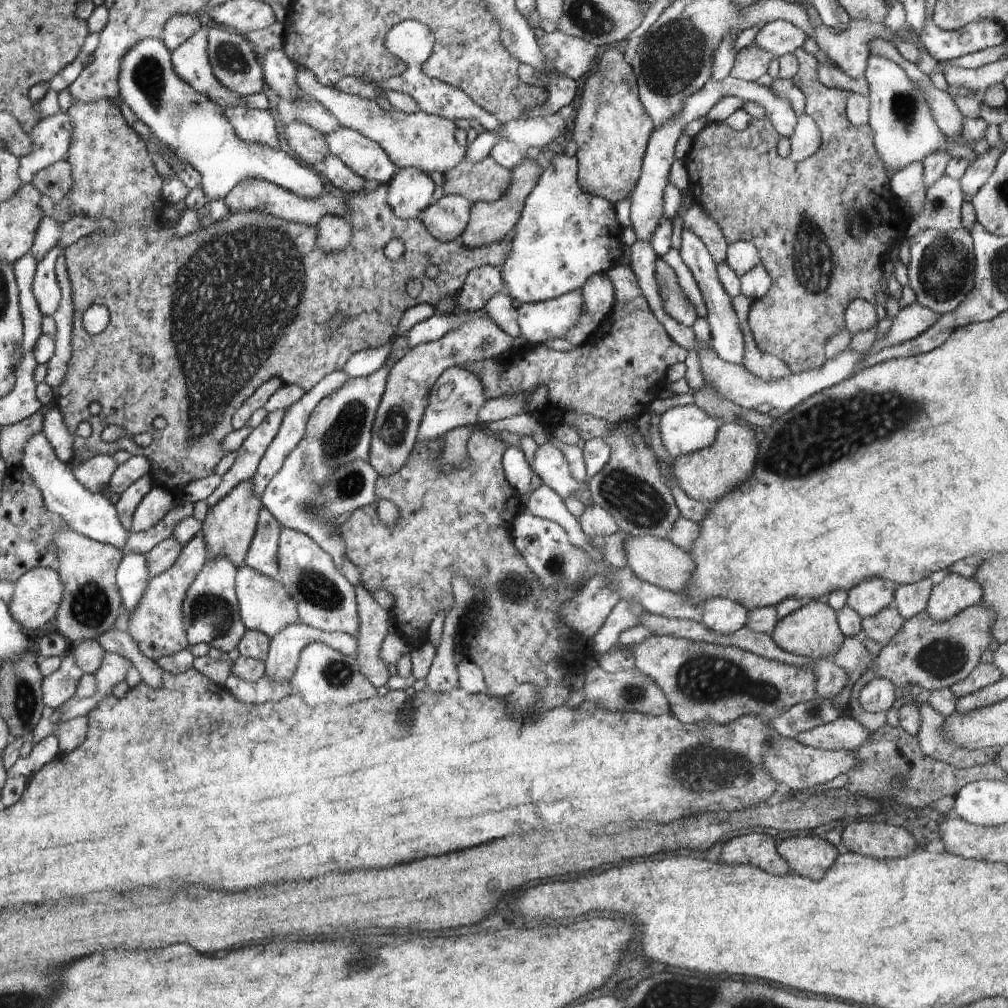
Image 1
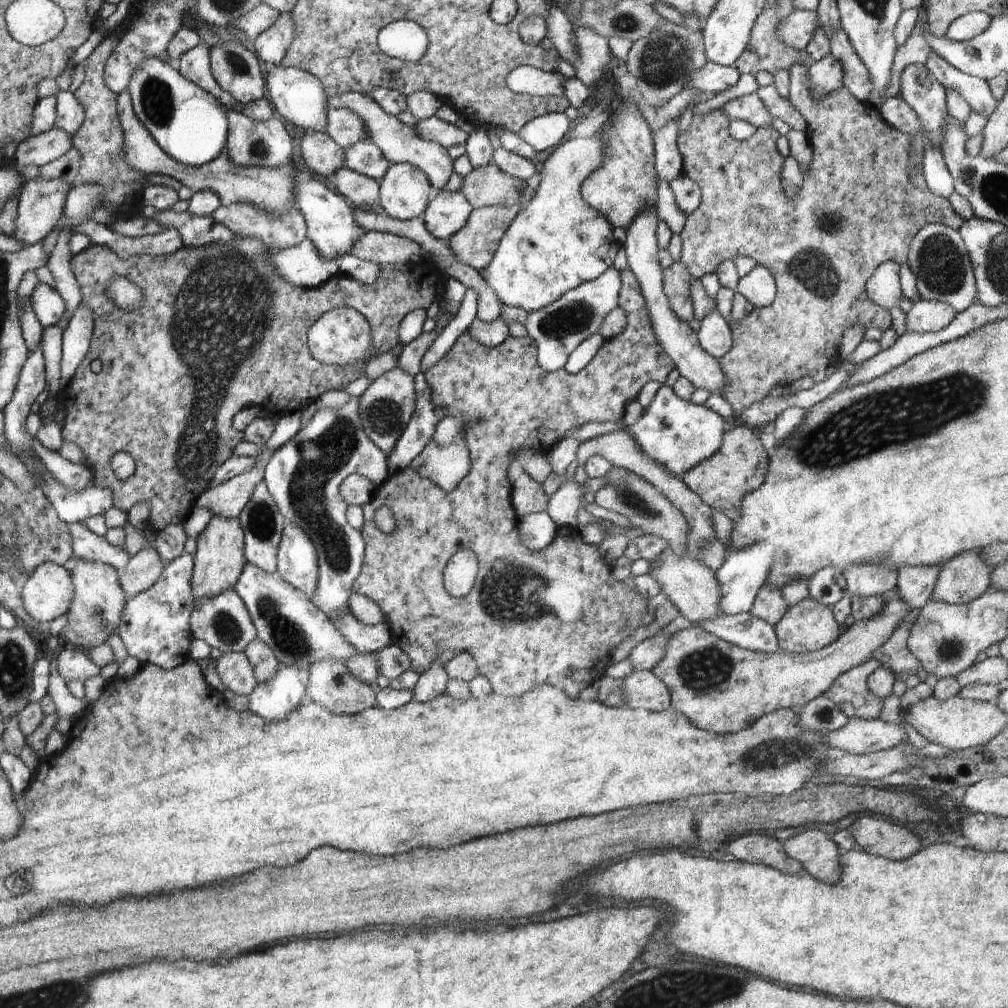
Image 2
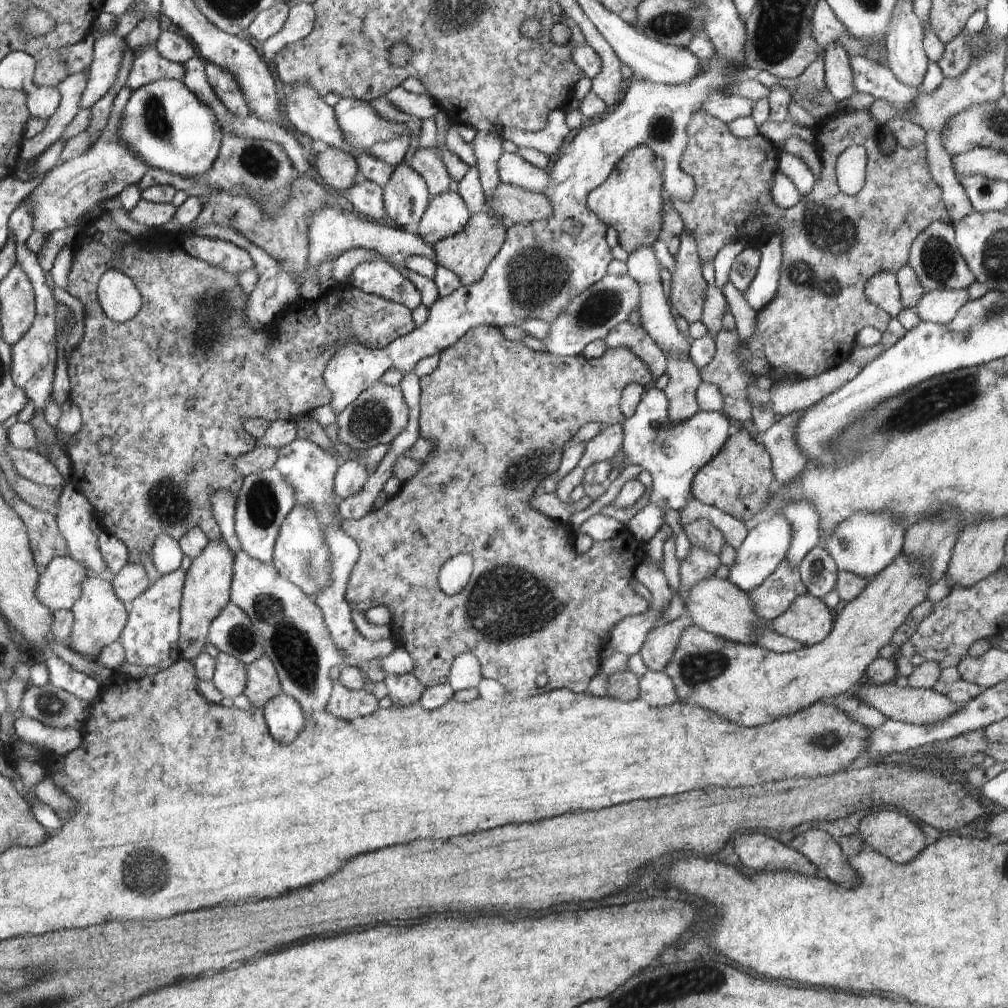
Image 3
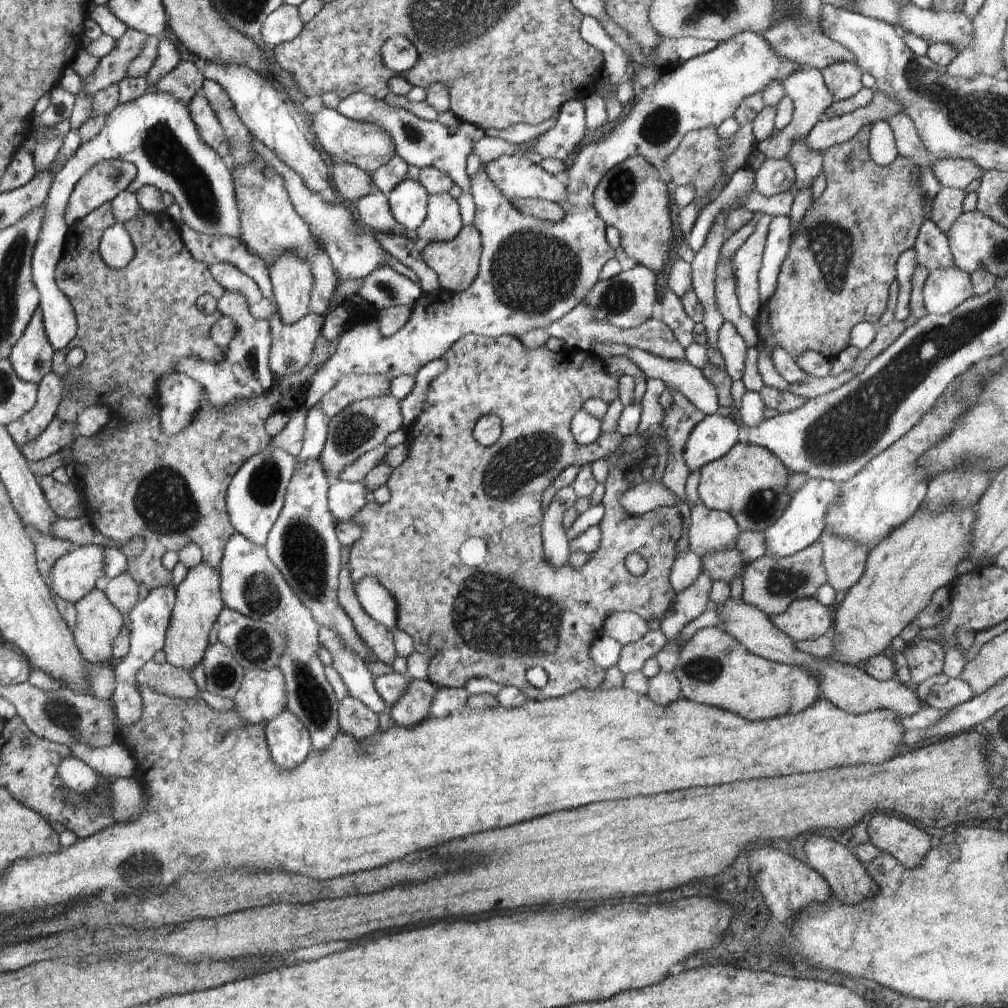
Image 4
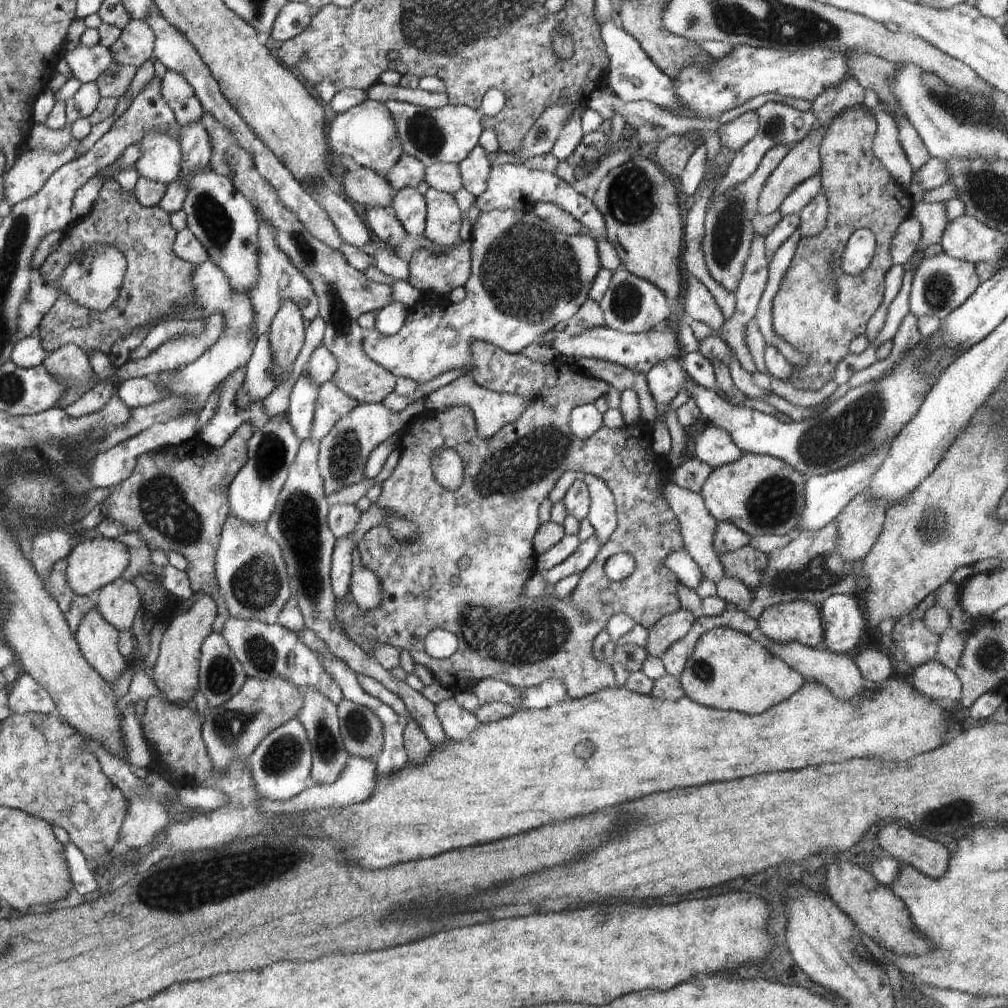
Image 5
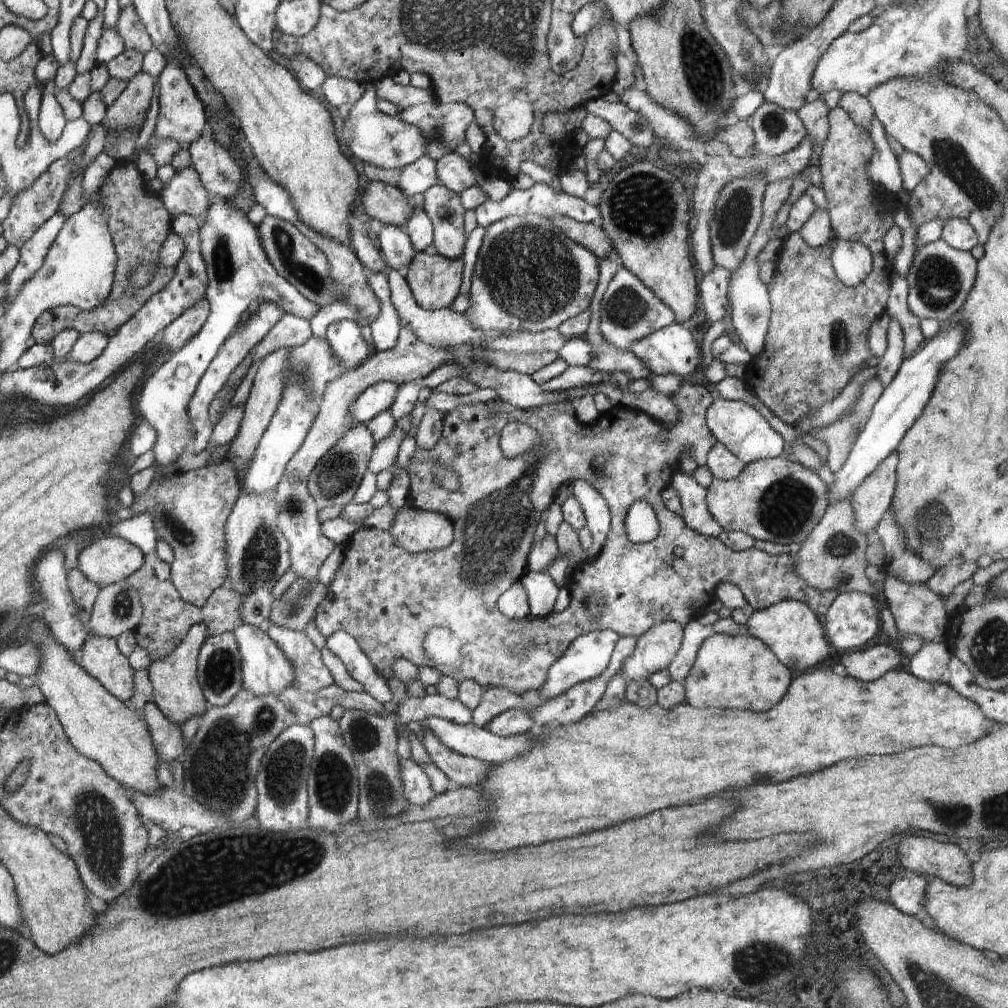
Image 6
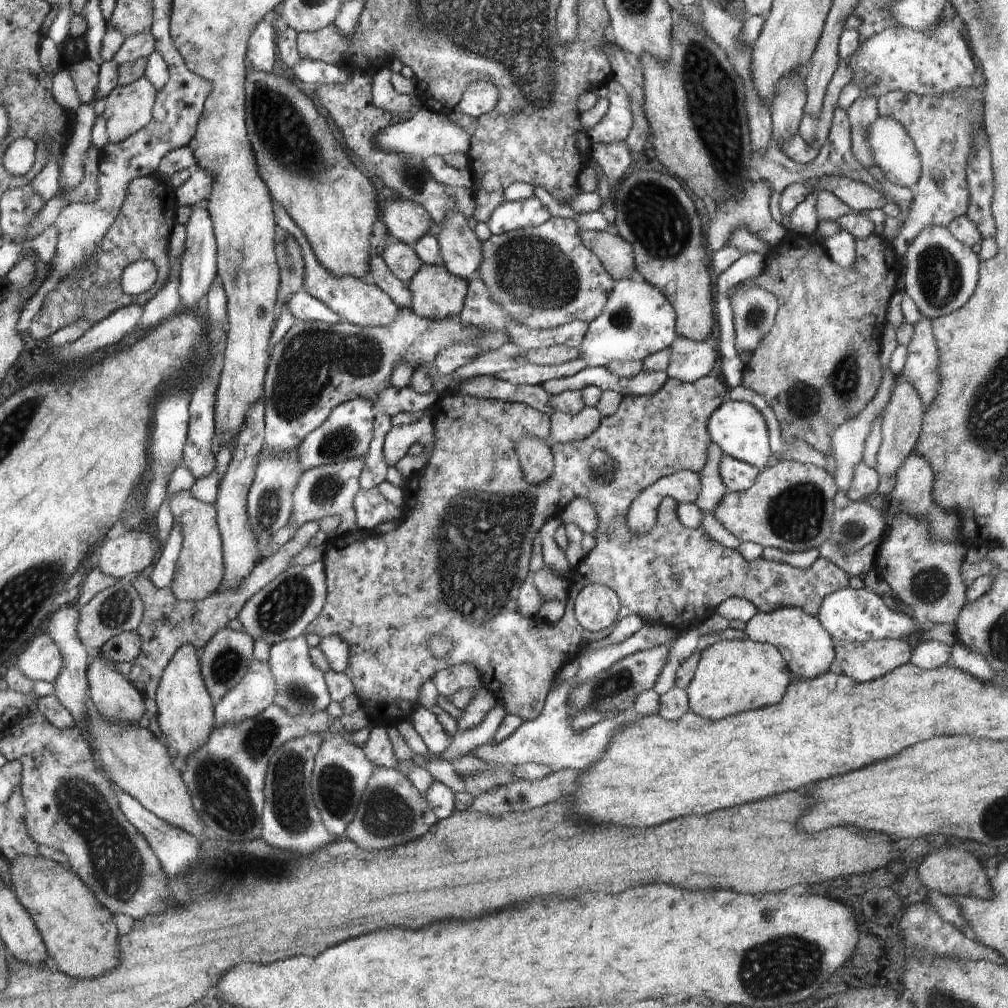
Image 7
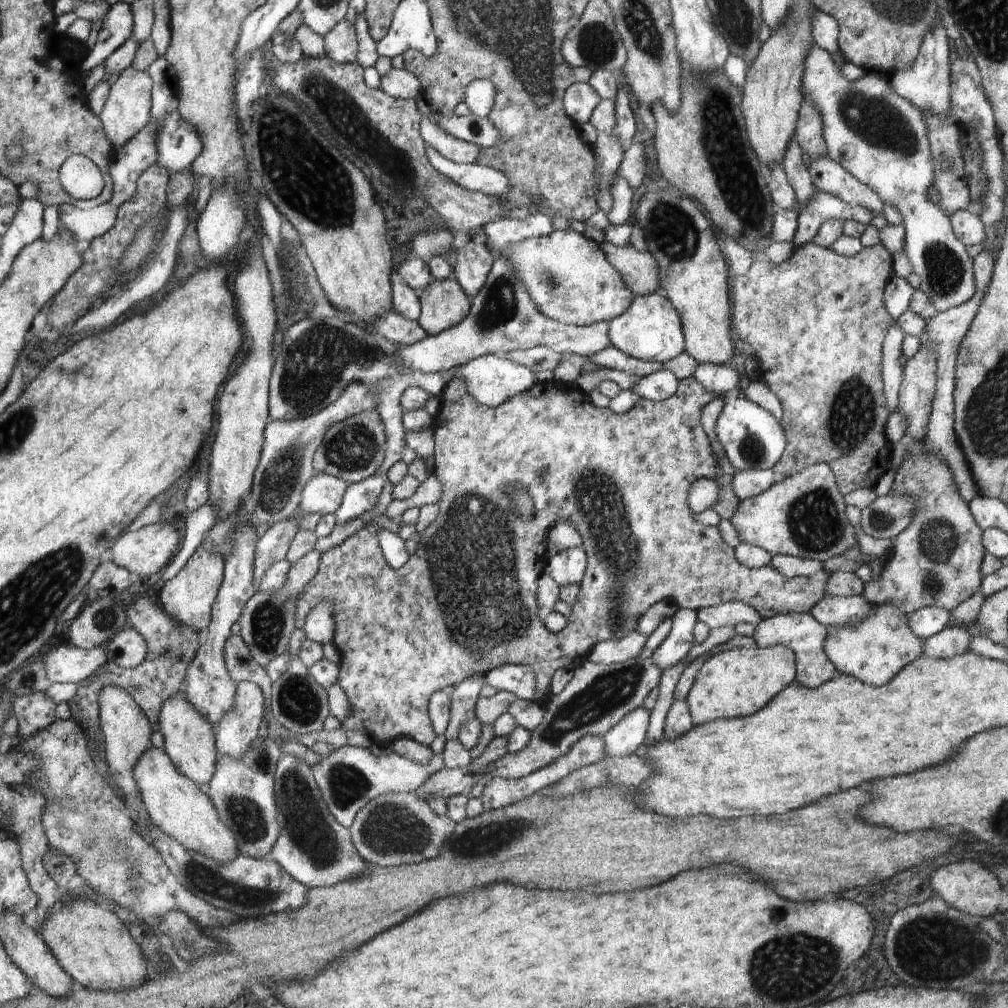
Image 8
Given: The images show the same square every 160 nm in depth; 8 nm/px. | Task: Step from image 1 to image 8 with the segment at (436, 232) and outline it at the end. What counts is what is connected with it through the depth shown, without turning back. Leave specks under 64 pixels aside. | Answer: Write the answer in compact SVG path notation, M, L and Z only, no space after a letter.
M470 238L456 251L456 267L453 276L472 300L485 285L495 255L490 252L483 239Z

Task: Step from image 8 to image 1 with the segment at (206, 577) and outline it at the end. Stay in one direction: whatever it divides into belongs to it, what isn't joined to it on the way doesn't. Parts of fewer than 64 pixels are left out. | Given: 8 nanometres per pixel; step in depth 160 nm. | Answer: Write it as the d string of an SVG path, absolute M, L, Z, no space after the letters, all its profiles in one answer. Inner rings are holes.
M97 98L94 102L83 103L73 99L70 108L67 110L71 121L75 126L70 148L68 149L66 160L71 166L71 175L73 176L73 185L69 193L55 204L52 218L60 223L64 223L71 216L84 214L86 217L101 219L108 217L116 223L116 232L113 235L104 235L102 233L93 233L77 240L73 245L64 248L63 257L67 266L69 279L72 285L72 298L74 311L73 331L72 331L72 354L67 366L65 377L62 384L53 390L54 402L56 407L63 414L67 429L70 431L73 440L74 456L89 456L94 454L112 455L119 450L127 450L132 455L142 455L150 463L149 475L154 485L165 488L174 494L178 499L181 496L182 489L191 482L206 478L214 474L216 465L224 458L226 454L223 447L223 440L227 434L232 432L231 420L234 413L242 406L243 402L255 391L262 383L268 382L271 378L279 378L284 385L296 385L302 388L304 392L312 390L322 378L334 371L342 371L348 358L361 350L368 348L378 348L388 344L388 341L396 330L398 323L402 320L404 312L411 306L420 303L428 303L434 307L434 304L440 303L444 297L452 297L458 294L462 285L465 283L466 275L475 268L482 265L492 265L500 268L501 264L509 257L511 240L509 238L503 241L492 243L487 247L472 250L464 245L457 247L456 242L440 242L434 238L426 227L417 219L401 219L388 206L387 203L387 185L371 184L366 190L344 195L345 203L349 206L349 212L344 217L352 227L352 238L350 244L339 253L326 254L316 246L316 227L308 225L299 225L291 223L270 215L262 211L230 211L228 216L219 223L209 224L207 227L200 227L196 232L183 236L175 235L176 225L164 225L159 218L161 208L166 204L161 198L161 185L163 178L153 165L153 160L149 157L146 145L141 138L132 130L132 127L122 116L120 109L112 99ZM390 240L400 240L404 244L404 252L398 260L390 260L384 254L384 247ZM408 280L420 280L421 291L417 297L412 298L406 293L406 284ZM101 304L110 311L110 320L106 330L99 335L88 334L84 330L83 314L88 310L88 305ZM334 317L341 318L341 326L338 331L331 332L331 320ZM140 356L150 356L152 358L152 370L140 370ZM162 416L166 420L166 427L163 430L156 430L152 425L154 418ZM82 422L88 422L92 428L90 436L83 438L76 435L76 429ZM110 424L118 424L128 430L128 436L123 439L106 443L100 438L102 430ZM138 434L150 434L152 442L146 447L141 447L134 442L133 437Z

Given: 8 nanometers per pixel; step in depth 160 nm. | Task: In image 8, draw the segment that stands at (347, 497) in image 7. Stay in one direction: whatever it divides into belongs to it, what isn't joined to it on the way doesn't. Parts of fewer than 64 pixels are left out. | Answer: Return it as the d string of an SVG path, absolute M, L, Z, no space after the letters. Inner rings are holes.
M316 473L303 488L301 492L300 508L303 513L335 514L340 508L347 482L329 475L328 473ZM292 516L274 523L258 540L253 560L253 583L256 592L260 591L260 581L264 578L264 574L268 572L268 568L286 558L292 539L298 530L296 519Z

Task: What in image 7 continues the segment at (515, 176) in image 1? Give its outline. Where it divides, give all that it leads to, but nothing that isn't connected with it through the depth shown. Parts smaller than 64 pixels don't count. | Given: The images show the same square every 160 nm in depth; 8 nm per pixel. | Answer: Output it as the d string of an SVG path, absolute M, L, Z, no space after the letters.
M444 264L422 265L411 278L412 310L420 318L458 317L464 308L467 280L454 276Z

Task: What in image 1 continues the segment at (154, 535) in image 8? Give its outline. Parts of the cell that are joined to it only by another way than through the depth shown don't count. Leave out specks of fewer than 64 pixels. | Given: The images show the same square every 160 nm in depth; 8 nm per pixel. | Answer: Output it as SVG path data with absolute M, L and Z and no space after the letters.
M38 567L15 582L10 614L26 628L42 628L56 618L63 599L63 584L57 569Z

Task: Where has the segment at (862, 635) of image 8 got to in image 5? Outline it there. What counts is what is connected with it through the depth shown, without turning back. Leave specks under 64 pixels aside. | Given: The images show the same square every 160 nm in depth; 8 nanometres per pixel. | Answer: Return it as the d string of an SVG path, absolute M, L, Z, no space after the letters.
M867 648L856 656L854 662L864 678L882 685L895 672L895 659L888 658L880 650Z

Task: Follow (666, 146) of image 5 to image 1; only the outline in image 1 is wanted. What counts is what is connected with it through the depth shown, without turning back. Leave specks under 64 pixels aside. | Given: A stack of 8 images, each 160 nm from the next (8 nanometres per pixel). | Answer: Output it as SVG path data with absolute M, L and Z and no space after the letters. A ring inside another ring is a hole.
M803 48L795 50L793 55L796 56L799 69L798 72L791 78L792 84L799 88L805 94L805 113L814 120L818 130L820 131L821 143L818 150L806 158L806 160L800 162L794 162L788 157L781 157L777 153L777 144L781 139L781 136L776 132L773 124L768 119L753 118L750 124L746 127L746 130L737 131L728 126L726 121L718 122L712 121L707 123L698 134L692 138L692 143L689 151L686 153L683 162L688 172L688 187L686 190L690 192L696 204L702 207L709 216L716 221L716 224L720 227L721 233L724 235L728 244L736 241L746 241L754 246L758 251L761 265L766 269L766 272L770 275L772 284L769 288L768 294L761 298L759 301L753 301L751 309L749 310L749 327L752 331L755 343L758 350L761 353L768 353L774 355L782 362L786 363L786 366L792 373L798 374L801 372L818 370L822 368L822 365L826 362L826 346L827 340L836 336L845 328L844 312L846 308L856 298L862 298L872 304L872 306L884 305L886 302L886 295L880 287L880 274L881 268L884 263L890 260L891 249L895 244L902 244L903 241L907 241L906 230L908 228L909 219L906 216L906 212L898 204L898 201L894 198L892 191L890 190L890 183L893 174L889 171L889 168L885 165L885 162L879 157L875 144L873 143L873 130L869 124L865 125L852 125L846 117L846 104L848 96L852 92L846 89L831 89L824 86L819 81L817 73L818 62L825 65L832 65L831 60L822 52L822 50L816 51L816 54L810 54ZM853 215L866 216L861 224L868 226L869 239L862 240L857 239L851 232L851 226L849 219Z

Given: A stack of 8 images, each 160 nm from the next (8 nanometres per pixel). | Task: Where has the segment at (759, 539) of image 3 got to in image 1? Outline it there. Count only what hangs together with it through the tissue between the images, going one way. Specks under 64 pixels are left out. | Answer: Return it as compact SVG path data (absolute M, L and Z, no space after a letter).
M730 595L706 599L702 623L707 629L721 635L732 634L747 623L748 609Z

